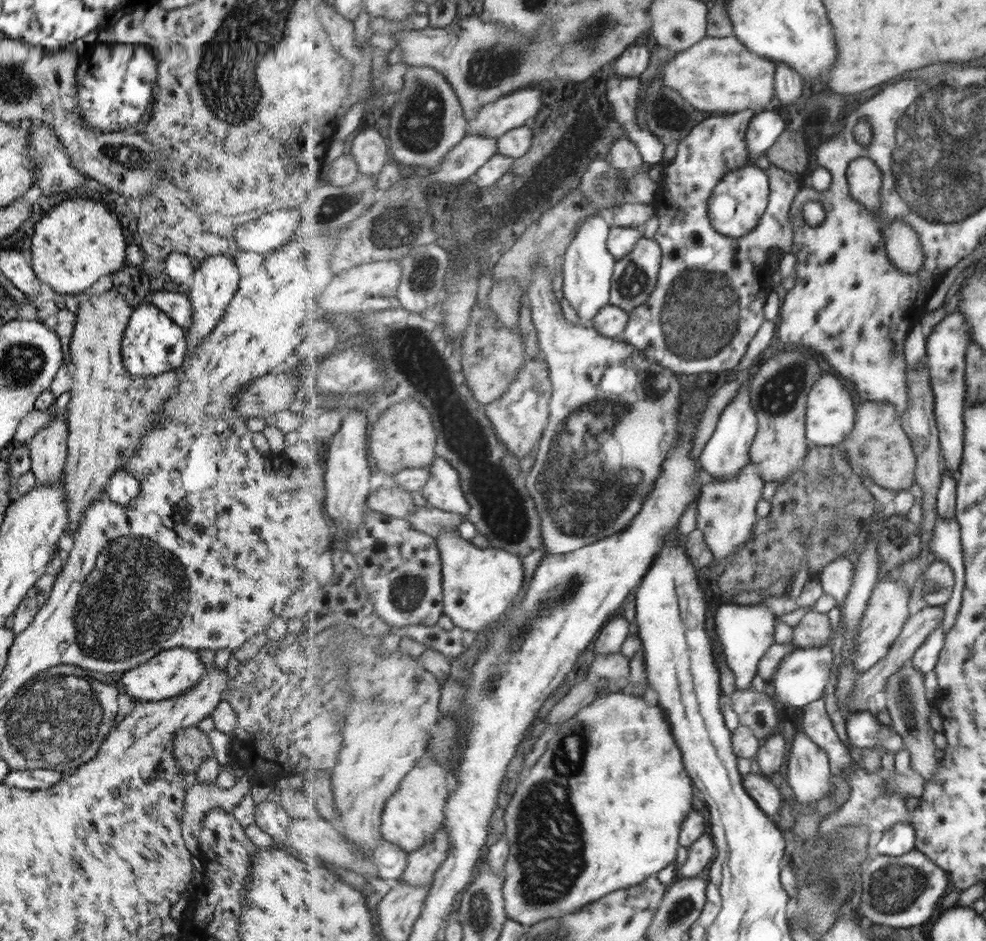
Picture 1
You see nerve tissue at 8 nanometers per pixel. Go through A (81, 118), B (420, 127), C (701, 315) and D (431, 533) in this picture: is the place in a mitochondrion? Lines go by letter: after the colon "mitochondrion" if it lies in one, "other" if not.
A: other
B: mitochondrion
C: mitochondrion
D: other

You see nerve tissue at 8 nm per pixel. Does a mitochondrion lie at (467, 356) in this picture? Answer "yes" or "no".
no

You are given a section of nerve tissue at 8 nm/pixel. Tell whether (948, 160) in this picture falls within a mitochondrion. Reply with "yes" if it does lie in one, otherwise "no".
yes

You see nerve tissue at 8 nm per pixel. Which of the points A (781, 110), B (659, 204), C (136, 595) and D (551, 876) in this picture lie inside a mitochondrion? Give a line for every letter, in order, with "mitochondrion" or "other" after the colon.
A: other
B: other
C: mitochondrion
D: mitochondrion

